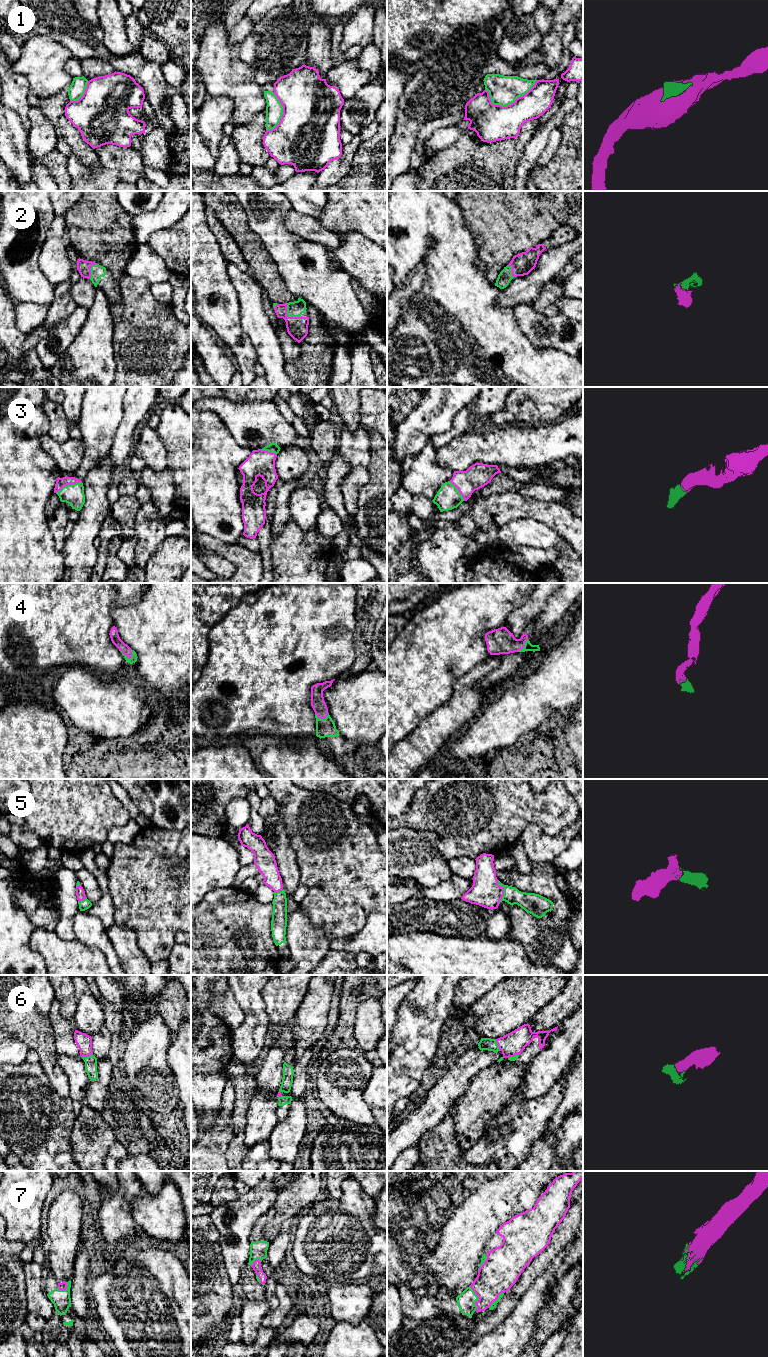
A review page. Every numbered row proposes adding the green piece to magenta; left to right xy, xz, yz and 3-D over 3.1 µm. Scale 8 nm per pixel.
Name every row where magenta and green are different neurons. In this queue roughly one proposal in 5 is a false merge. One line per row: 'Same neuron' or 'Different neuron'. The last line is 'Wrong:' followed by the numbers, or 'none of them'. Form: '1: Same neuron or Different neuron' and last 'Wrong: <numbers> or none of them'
1: Different neuron
2: Same neuron
3: Same neuron
4: Same neuron
5: Same neuron
6: Same neuron
7: Same neuron
Wrong: 1

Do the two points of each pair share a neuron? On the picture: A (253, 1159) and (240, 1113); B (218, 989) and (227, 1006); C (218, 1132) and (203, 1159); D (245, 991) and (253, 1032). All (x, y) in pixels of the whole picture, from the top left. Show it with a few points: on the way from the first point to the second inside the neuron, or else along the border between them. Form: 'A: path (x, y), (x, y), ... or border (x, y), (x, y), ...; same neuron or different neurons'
A: border (249, 1148), (242, 1160); different neurons
B: path (221, 993), (223, 1002); same neuron
C: path (216, 1139), (208, 1152); same neuron
D: path (250, 1001), (253, 1005), (253, 1022); same neuron

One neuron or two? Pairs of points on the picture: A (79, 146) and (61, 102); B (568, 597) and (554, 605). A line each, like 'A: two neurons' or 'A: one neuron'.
A: one neuron
B: one neuron

